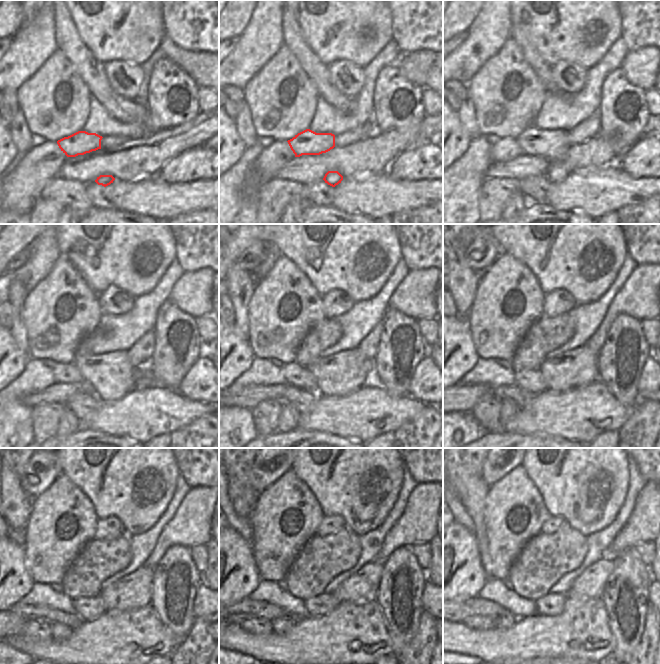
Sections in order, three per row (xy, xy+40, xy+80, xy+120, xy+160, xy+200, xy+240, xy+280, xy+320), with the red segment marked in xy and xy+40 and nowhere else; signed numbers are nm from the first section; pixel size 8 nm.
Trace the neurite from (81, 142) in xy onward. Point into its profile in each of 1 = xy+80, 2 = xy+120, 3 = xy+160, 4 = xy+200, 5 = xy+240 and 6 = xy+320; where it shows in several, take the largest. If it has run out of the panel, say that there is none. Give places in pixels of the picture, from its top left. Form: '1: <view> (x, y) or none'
1: xy+80 (552, 145)
2: xy+120 (110, 376)
3: xy+160 (338, 375)
4: xy+200 (578, 367)
5: xy+240 (132, 591)
6: xy+320 (591, 583)

